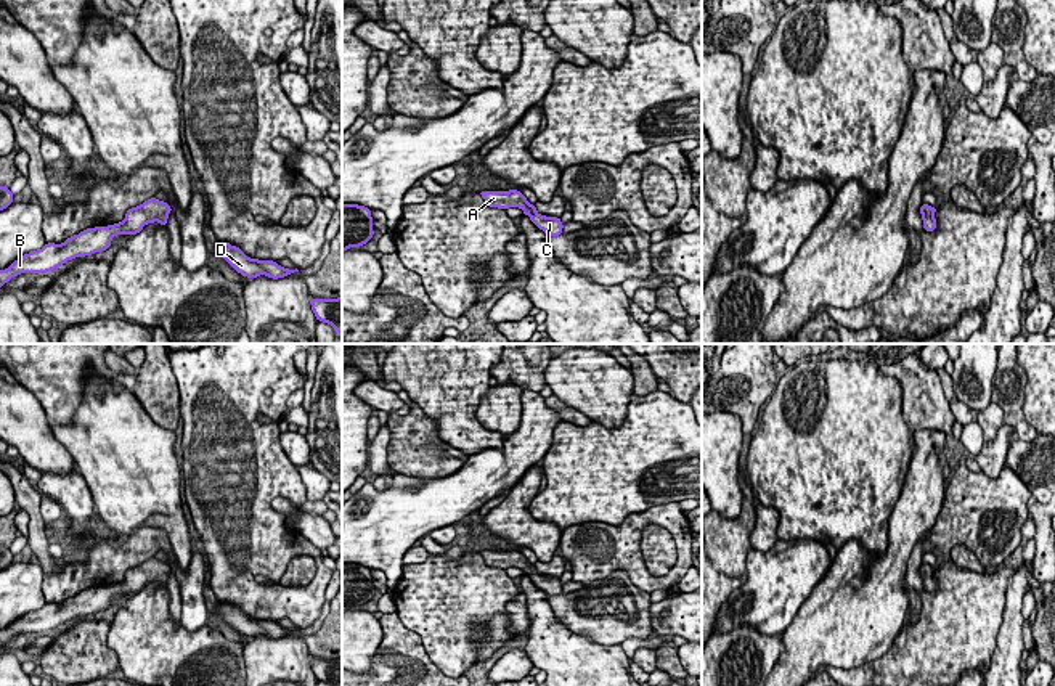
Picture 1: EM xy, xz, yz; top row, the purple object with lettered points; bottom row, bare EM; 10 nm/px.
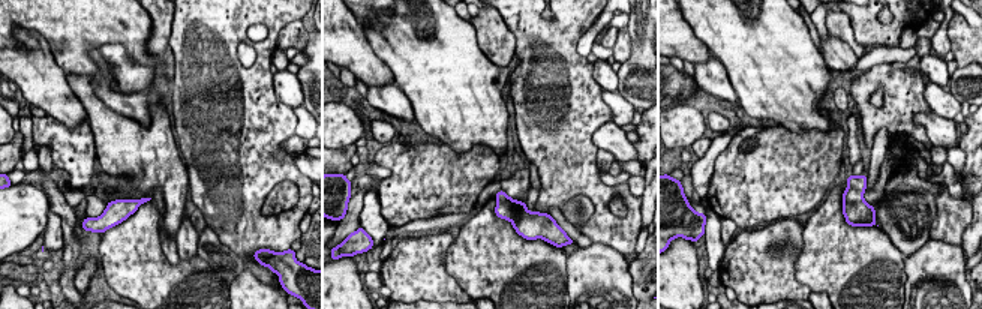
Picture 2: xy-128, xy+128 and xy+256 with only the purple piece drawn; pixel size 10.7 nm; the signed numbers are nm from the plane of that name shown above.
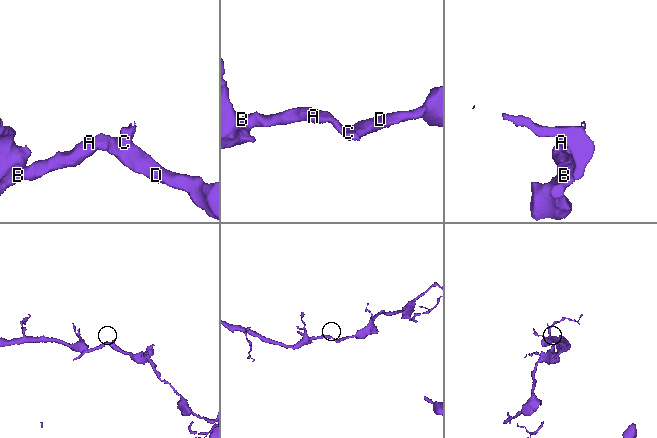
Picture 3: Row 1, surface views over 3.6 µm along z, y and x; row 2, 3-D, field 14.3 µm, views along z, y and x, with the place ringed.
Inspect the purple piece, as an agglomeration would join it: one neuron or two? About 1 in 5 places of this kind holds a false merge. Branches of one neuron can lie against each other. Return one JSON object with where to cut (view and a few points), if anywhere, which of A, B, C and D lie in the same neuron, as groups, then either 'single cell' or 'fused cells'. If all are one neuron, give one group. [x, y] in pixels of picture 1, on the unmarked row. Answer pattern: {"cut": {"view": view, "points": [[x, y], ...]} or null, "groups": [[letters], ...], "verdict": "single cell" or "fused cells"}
{"cut": null, "groups": [["A", "B", "C", "D"]], "verdict": "single cell"}

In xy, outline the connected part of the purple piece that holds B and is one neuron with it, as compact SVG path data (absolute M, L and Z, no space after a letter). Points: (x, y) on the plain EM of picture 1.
M151 557L125 572L125 578L108 586L95 586L67 598L61 604L47 602L42 609L24 614L8 628L0 630L0 647L21 633L47 633L75 617L92 615L111 607L116 594L136 594L145 585L159 582L165 586L172 567Z

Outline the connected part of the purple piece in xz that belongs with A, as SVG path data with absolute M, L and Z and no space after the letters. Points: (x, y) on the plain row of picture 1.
M519 549L509 551L479 551L485 564L498 569L519 567L530 580L543 590L549 598L562 594L564 583L559 577L546 577L536 572L535 564L530 564Z

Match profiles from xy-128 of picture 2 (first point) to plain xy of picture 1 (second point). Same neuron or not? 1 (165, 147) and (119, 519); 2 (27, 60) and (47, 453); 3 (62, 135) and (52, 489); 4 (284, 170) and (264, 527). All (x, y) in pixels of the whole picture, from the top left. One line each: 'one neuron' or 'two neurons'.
1: one neuron
2: one neuron
3: one neuron
4: one neuron

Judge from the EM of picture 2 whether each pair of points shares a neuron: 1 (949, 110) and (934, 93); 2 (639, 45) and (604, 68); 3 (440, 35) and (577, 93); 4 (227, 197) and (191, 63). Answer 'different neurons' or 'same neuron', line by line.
1: same neuron
2: different neurons
3: different neurons
4: same neuron

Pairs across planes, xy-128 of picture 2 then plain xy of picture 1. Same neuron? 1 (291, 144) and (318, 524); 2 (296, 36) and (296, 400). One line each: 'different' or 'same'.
1: different
2: same

